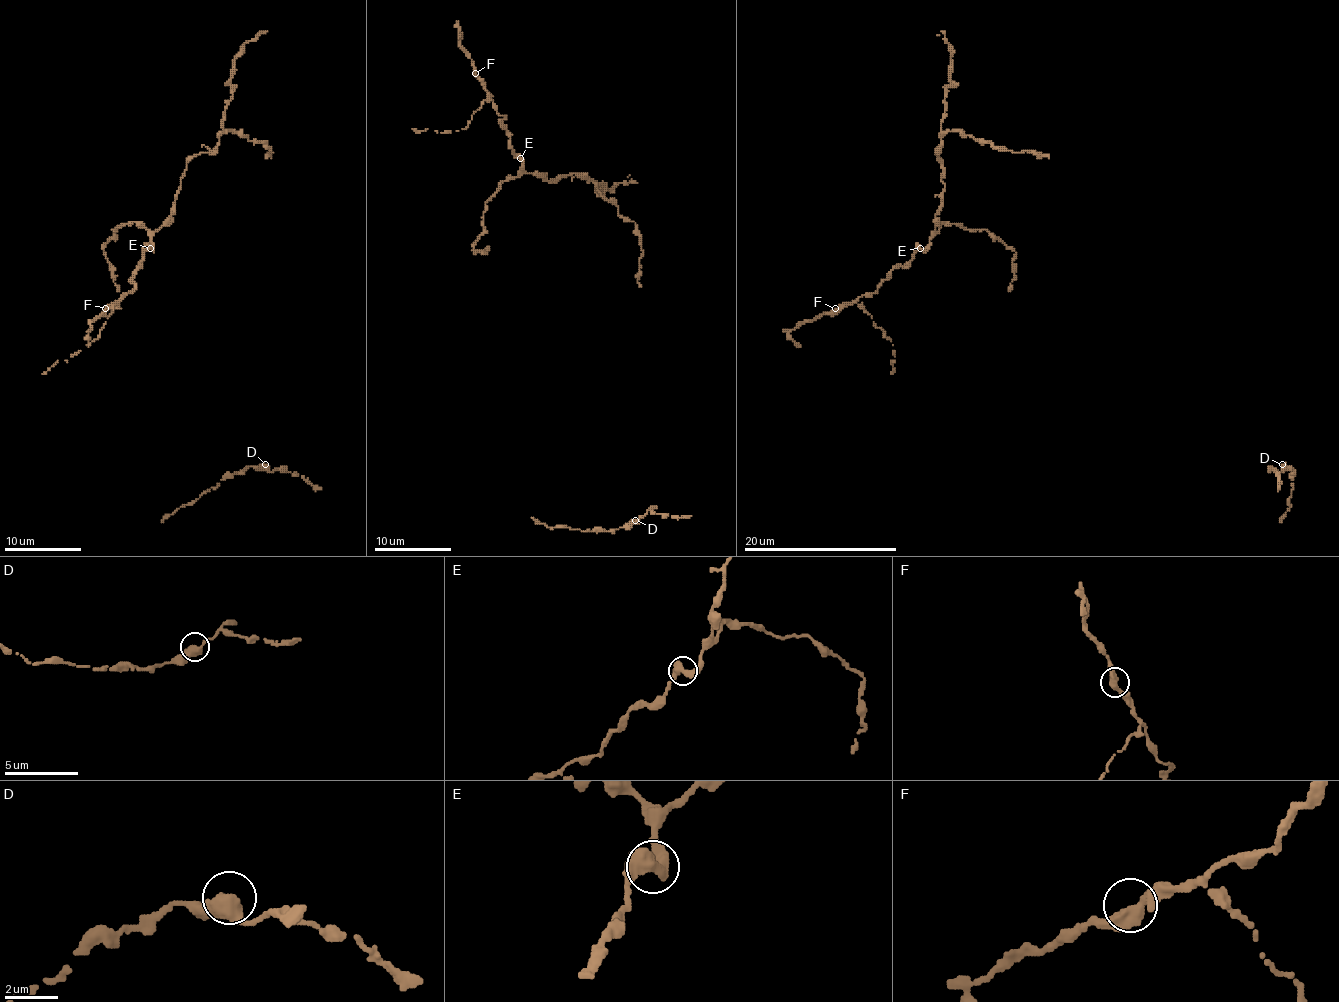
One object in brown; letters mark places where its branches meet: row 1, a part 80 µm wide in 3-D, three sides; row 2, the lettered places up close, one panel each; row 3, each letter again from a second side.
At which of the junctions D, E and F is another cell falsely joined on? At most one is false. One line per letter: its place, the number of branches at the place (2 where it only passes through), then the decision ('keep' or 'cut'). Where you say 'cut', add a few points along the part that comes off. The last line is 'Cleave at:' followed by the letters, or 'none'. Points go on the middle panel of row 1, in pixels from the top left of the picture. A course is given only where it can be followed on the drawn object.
D: place (635, 520); branches 2; keep
E: place (520, 158); branches 2; keep
F: place (475, 73); branches 2; keep
Cleave at: none

